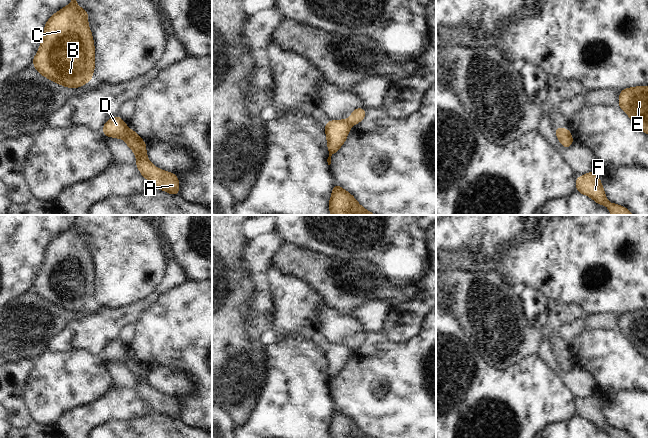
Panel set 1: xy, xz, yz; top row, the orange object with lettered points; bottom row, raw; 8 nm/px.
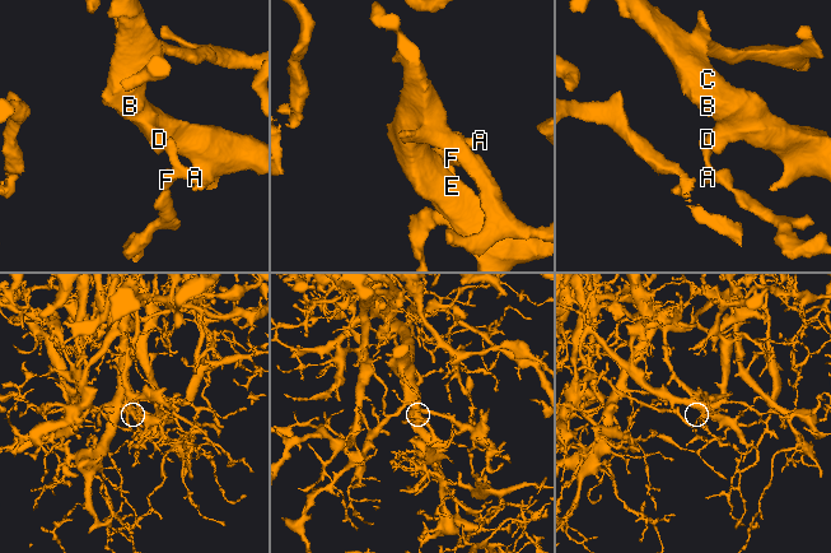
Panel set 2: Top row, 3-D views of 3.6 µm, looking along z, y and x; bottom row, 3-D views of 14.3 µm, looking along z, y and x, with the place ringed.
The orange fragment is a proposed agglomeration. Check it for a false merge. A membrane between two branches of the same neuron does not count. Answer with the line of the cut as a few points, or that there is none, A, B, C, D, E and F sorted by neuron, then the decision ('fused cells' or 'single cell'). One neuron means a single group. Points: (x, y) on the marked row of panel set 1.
cut xy (129, 130), (123, 139); groups A F / B C D E; fused cells

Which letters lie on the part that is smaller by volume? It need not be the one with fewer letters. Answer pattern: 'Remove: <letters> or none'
Remove: A, F

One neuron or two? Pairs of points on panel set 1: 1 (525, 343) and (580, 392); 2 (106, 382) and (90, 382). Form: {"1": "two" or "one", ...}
{"1": "two", "2": "one"}

